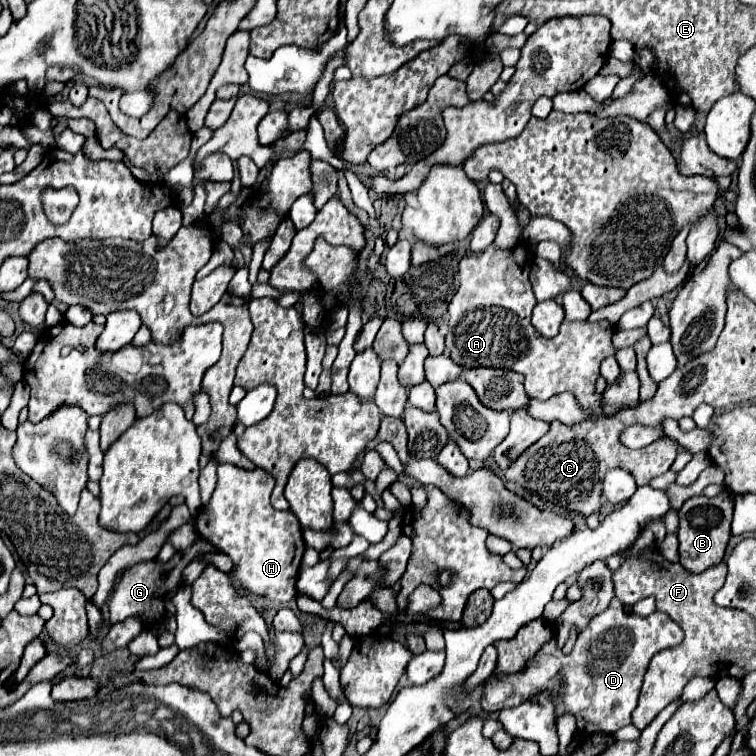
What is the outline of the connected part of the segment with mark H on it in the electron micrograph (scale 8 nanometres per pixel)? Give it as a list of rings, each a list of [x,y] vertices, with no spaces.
[[[219,465],[217,467],[217,487],[205,507],[199,509],[199,515],[195,517],[195,531],[201,535],[201,539],[209,541],[219,551],[225,551],[231,561],[233,569],[231,573],[241,583],[245,591],[257,597],[265,597],[275,603],[289,603],[297,595],[297,573],[301,565],[301,557],[305,551],[303,531],[297,523],[297,517],[291,511],[277,511],[269,503],[269,495],[273,491],[275,483],[273,477],[259,467],[253,471],[241,469],[237,465]]]

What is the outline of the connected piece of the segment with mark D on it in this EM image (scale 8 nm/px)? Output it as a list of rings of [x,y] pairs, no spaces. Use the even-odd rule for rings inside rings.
[[[607,607],[577,635],[577,643],[569,655],[563,655],[555,647],[555,639],[551,639],[533,659],[527,661],[525,671],[491,677],[487,681],[481,707],[487,713],[501,711],[547,689],[555,697],[557,717],[567,711],[573,713],[577,717],[579,733],[615,733],[631,723],[651,657],[663,649],[677,647],[681,639],[681,627],[661,611],[655,611],[649,617],[637,617],[623,609]],[[561,679],[565,679],[565,693],[559,697]]]

